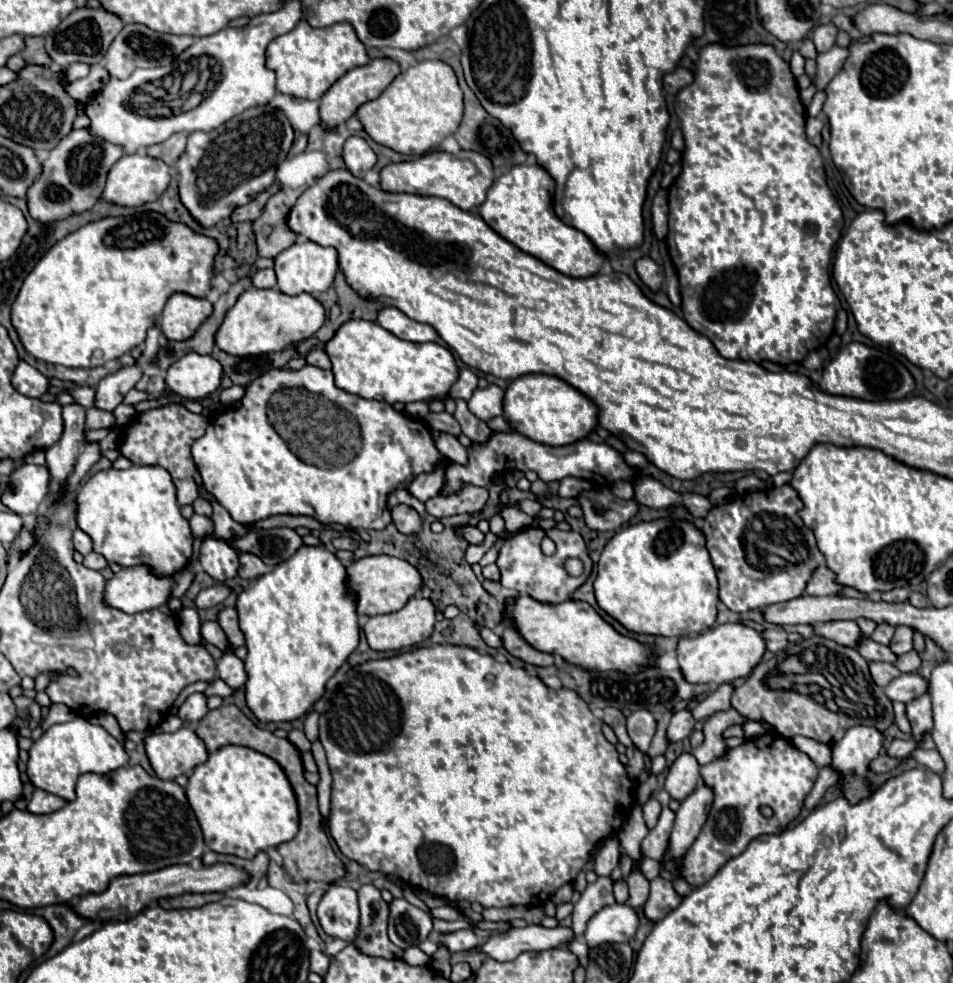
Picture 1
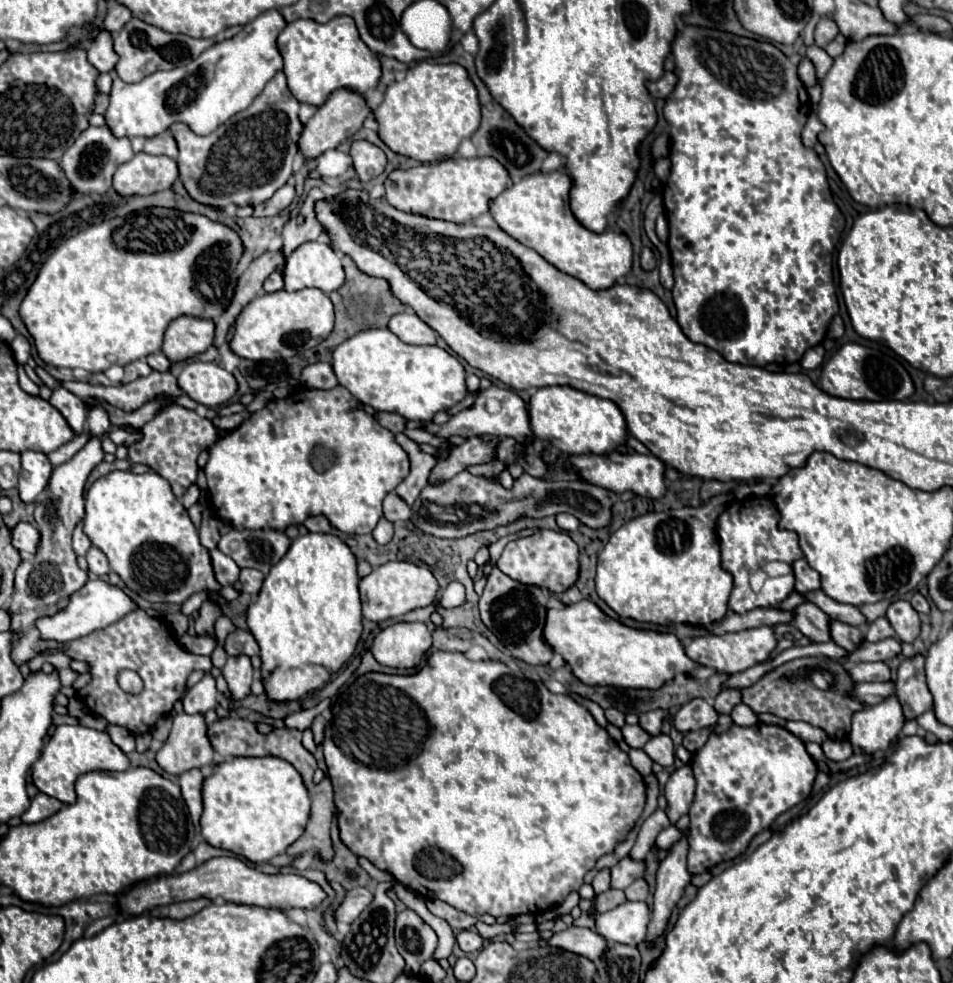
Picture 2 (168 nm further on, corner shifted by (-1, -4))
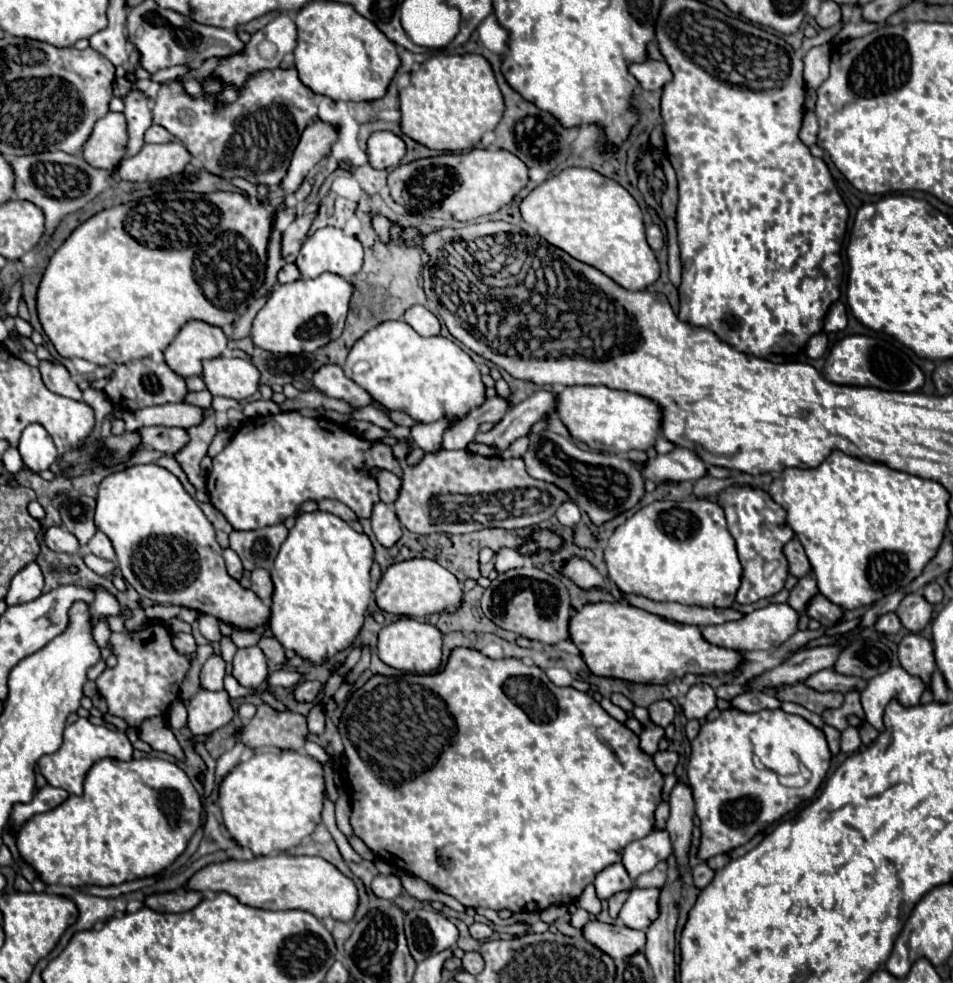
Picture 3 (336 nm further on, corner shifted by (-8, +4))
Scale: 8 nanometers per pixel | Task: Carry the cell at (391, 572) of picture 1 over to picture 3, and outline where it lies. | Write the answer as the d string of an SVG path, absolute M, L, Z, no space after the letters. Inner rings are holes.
M408 559L394 563L382 575L376 589L376 603L382 611L402 617L428 617L432 613L454 613L464 597L462 583L432 559Z

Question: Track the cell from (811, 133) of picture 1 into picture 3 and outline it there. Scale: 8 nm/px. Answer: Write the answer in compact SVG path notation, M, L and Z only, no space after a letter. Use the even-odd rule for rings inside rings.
M812 111L804 113L804 121L802 121L802 129L798 133L800 141L804 145L814 145L816 143L816 135L818 135L818 121L816 121L816 115Z

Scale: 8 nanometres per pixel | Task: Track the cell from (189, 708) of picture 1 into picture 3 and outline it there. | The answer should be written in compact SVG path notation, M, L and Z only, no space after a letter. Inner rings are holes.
M212 653L212 655L208 657L208 661L204 663L202 671L200 671L200 685L202 685L204 689L212 689L212 691L222 689L222 687L224 687L224 685L222 685L224 673L226 673L226 671L224 671L224 661L222 661L222 657L216 655L216 653Z

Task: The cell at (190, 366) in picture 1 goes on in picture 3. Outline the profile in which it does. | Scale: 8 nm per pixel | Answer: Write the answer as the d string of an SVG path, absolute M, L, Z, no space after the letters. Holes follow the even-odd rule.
M210 359L204 361L204 383L214 397L244 401L258 391L260 371L250 359Z

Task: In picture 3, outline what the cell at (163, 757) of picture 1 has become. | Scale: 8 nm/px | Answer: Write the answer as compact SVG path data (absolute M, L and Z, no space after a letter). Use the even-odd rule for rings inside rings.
M200 689L188 703L188 727L196 735L208 735L234 717L234 709L226 689L208 691Z

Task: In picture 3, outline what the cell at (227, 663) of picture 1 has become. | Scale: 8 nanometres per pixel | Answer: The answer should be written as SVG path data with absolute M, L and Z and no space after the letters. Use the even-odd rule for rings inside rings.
M260 647L238 649L234 655L234 671L232 675L240 685L248 689L258 689L268 677L268 659Z

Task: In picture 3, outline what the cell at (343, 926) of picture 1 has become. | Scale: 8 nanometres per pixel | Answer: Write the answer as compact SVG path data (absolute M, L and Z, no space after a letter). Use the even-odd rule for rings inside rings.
M376 875L372 881L372 891L376 897L396 899L404 893L404 887L396 875Z

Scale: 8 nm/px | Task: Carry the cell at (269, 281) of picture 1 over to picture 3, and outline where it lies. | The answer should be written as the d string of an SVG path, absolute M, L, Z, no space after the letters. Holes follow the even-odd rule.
M287 263L280 273L278 273L278 281L280 283L292 283L300 278L300 272L295 263Z

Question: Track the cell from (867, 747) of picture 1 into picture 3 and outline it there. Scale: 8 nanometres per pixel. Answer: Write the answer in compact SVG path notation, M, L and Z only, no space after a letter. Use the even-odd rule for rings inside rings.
M900 665L890 667L886 673L872 677L862 691L862 707L866 713L866 721L878 731L884 729L882 725L884 705L888 705L892 697L904 701L904 705L916 705L924 689L926 685L920 677L906 673Z

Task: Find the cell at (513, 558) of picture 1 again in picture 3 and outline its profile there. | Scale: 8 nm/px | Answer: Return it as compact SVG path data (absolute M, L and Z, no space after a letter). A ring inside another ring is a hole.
M534 531L532 533L532 541L526 543L520 553L522 555L530 555L530 553L536 553L538 549L556 549L562 545L562 539L556 535L556 533L550 533L550 531Z

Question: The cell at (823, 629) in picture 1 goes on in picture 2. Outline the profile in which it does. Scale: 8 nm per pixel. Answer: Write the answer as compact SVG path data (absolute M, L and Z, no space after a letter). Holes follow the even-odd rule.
M805 603L795 609L793 623L811 643L831 641L831 617L823 613L815 603Z

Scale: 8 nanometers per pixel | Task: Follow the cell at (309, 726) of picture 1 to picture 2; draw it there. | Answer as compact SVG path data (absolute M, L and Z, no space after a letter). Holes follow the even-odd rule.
M324 699L315 707L311 707L311 709L305 709L305 711L299 711L299 713L295 713L295 715L285 717L285 725L287 725L287 727L293 727L293 729L299 729L299 731L311 729L313 719L315 719L317 715L321 715L326 709L329 709L331 704L331 699Z

